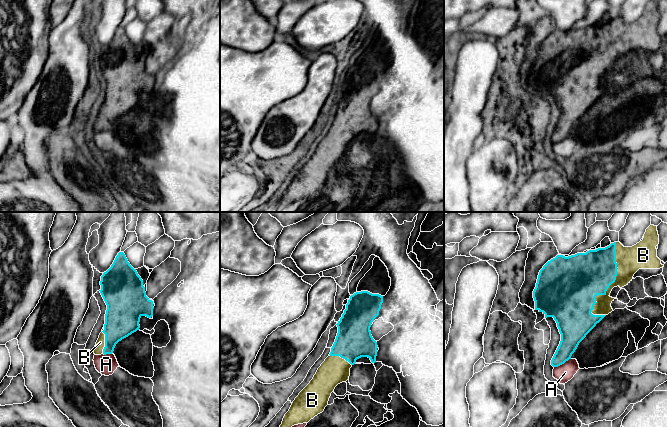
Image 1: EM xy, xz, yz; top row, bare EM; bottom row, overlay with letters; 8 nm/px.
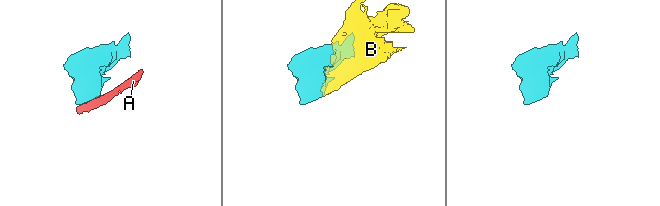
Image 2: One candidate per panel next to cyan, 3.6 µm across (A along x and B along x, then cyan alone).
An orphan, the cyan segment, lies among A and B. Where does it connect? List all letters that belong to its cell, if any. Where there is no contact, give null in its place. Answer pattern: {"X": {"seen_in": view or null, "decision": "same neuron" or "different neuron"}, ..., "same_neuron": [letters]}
{"A": {"seen_in": "yz", "decision": "different neuron"}, "B": {"seen_in": "yz", "decision": "same neuron"}, "same_neuron": ["B"]}

